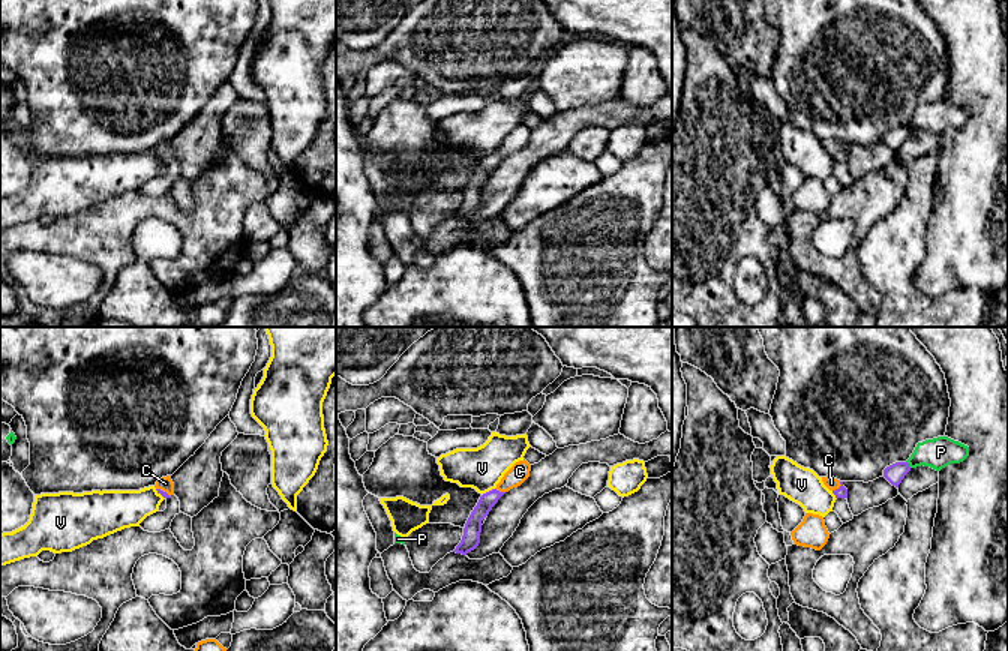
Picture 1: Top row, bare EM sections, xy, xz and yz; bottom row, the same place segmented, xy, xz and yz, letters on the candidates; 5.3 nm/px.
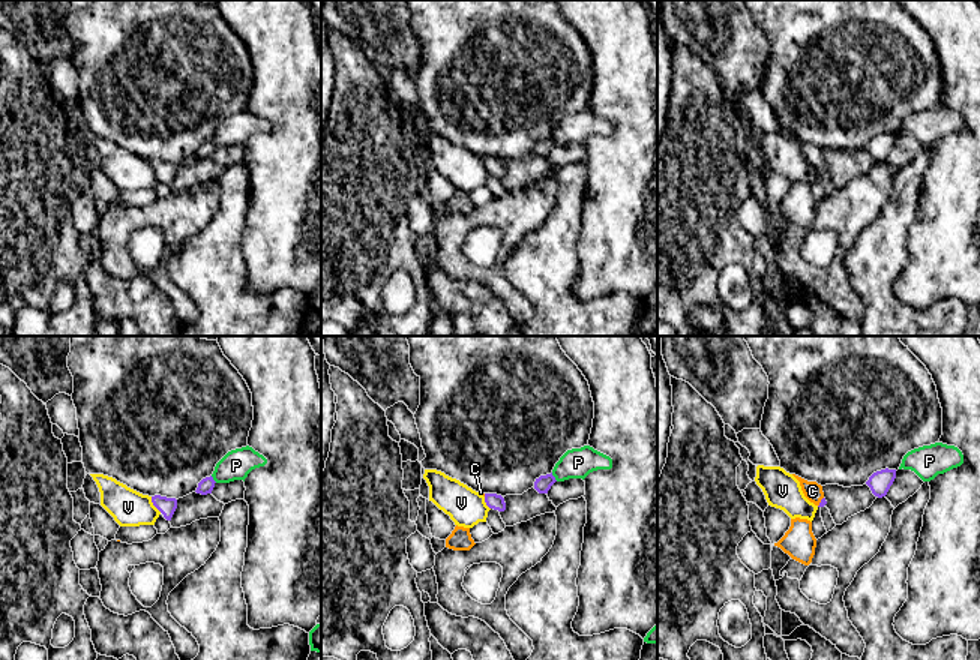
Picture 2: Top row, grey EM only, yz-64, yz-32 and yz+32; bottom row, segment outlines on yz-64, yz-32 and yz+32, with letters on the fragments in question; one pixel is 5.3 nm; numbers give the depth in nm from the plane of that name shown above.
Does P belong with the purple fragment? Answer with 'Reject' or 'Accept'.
Reject

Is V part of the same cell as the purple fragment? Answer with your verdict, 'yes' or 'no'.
no

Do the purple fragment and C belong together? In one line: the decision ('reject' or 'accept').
reject

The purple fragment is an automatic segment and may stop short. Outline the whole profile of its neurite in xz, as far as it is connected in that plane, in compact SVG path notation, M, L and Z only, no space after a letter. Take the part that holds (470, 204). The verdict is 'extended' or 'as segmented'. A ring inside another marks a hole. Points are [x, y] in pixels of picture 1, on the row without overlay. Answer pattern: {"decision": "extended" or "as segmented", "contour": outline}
{"decision": "as segmented", "contour": "M492 153L480 160L477 170L474 171L465 188L462 204L453 216L466 219L468 216L474 214L478 210L482 184L489 178L492 171L498 166L498 164L504 158L506 156Z"}

